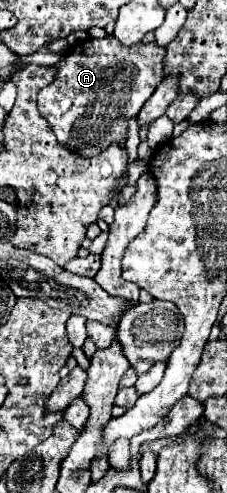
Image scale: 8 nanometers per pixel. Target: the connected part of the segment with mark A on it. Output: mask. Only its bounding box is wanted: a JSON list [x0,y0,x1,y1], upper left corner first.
[37,36,165,156]

